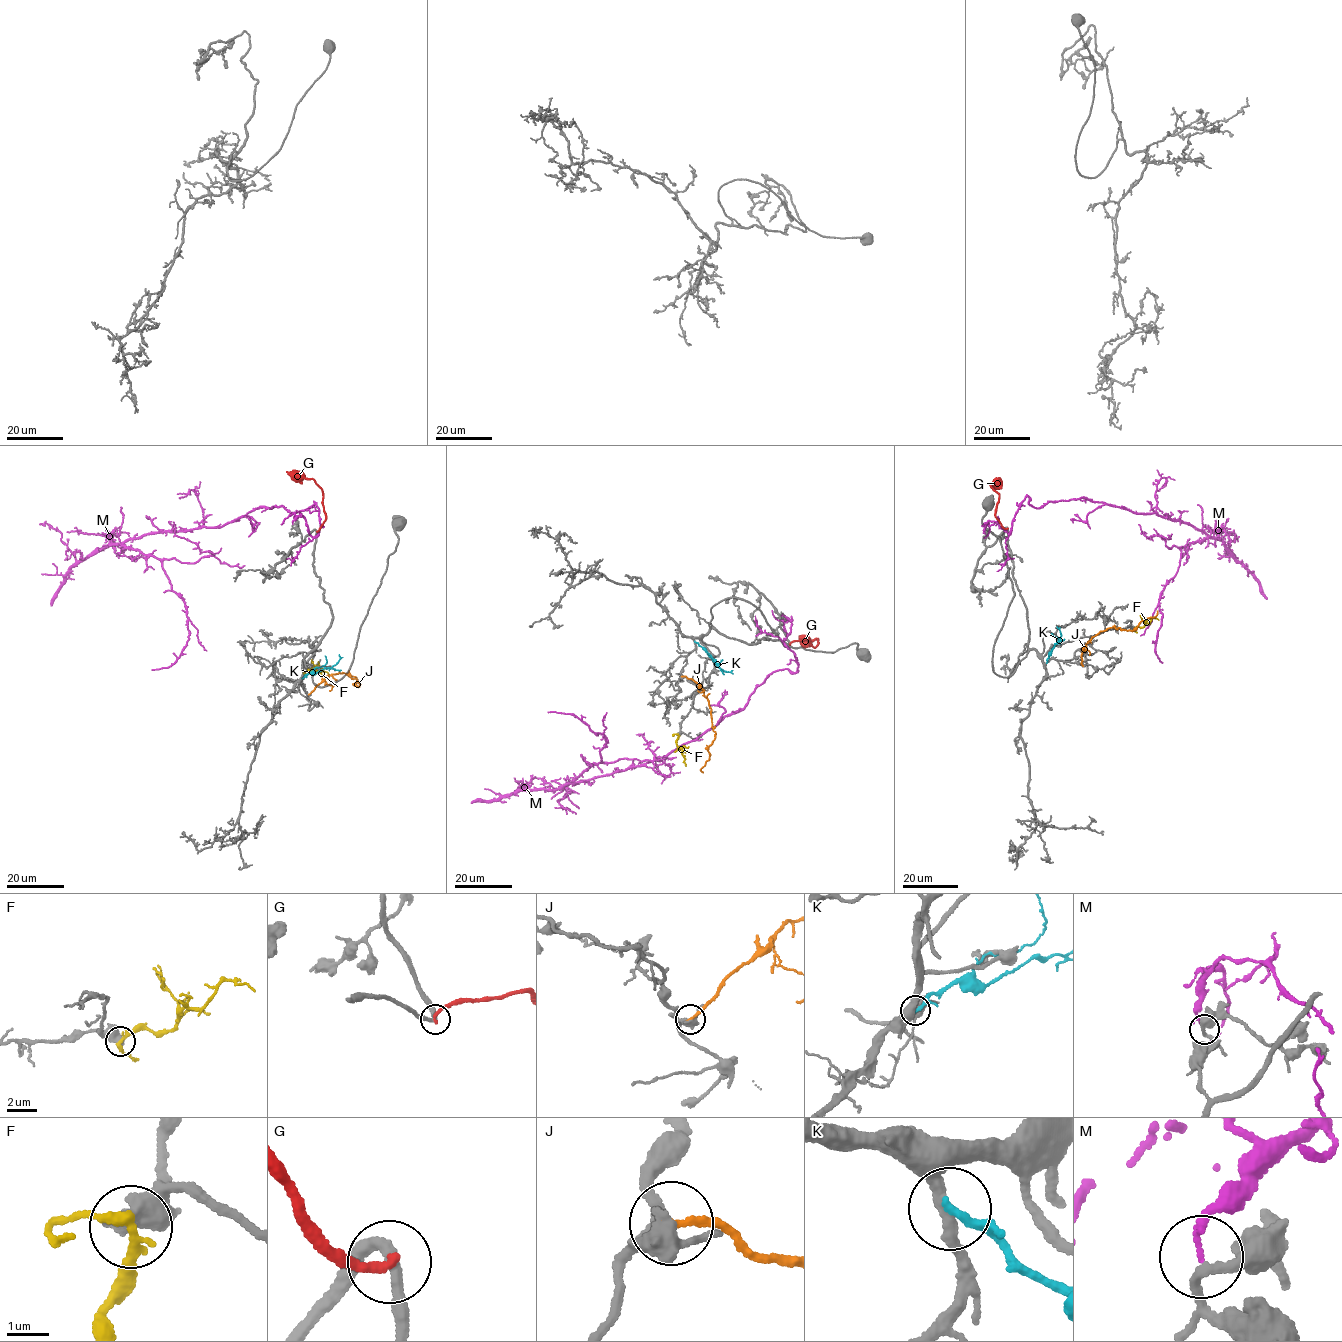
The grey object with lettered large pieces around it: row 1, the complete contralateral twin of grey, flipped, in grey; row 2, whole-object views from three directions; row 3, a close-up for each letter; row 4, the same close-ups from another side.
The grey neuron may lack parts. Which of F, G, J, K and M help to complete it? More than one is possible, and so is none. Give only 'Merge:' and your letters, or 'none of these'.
Merge: none of these

